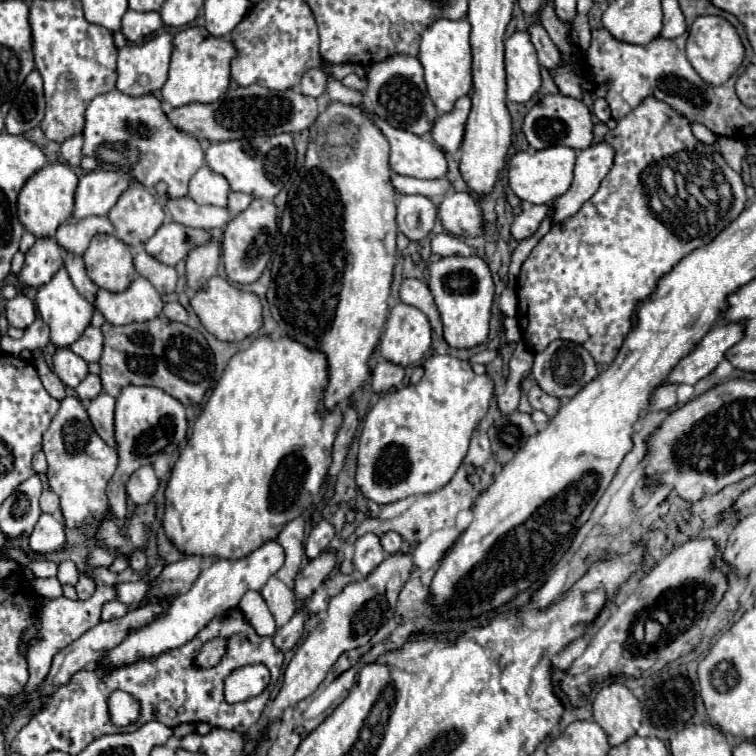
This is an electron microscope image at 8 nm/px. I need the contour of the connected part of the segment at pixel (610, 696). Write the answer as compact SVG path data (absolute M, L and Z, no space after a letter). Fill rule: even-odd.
M612 683L596 695L594 719L606 731L610 745L620 745L640 729L642 705L628 687Z

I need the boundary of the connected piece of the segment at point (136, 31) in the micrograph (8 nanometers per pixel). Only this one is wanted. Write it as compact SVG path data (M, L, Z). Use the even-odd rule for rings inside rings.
M128 9L122 17L122 33L132 43L142 43L146 37L160 31L162 27L164 25L160 13L136 13Z

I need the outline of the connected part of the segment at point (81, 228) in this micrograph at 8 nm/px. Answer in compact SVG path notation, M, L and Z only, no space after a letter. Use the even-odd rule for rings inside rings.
M86 217L86 219L80 219L80 221L70 219L68 223L58 227L56 241L68 253L84 255L90 239L96 233L114 233L114 227L108 221L108 217Z

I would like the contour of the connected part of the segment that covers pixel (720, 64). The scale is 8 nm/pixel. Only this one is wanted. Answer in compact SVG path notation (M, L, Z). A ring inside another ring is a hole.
M698 17L690 29L690 37L686 43L686 55L696 73L712 85L722 85L726 83L732 73L740 67L742 59L744 59L744 47L740 43L740 37L736 33L736 29L724 21L722 17Z

